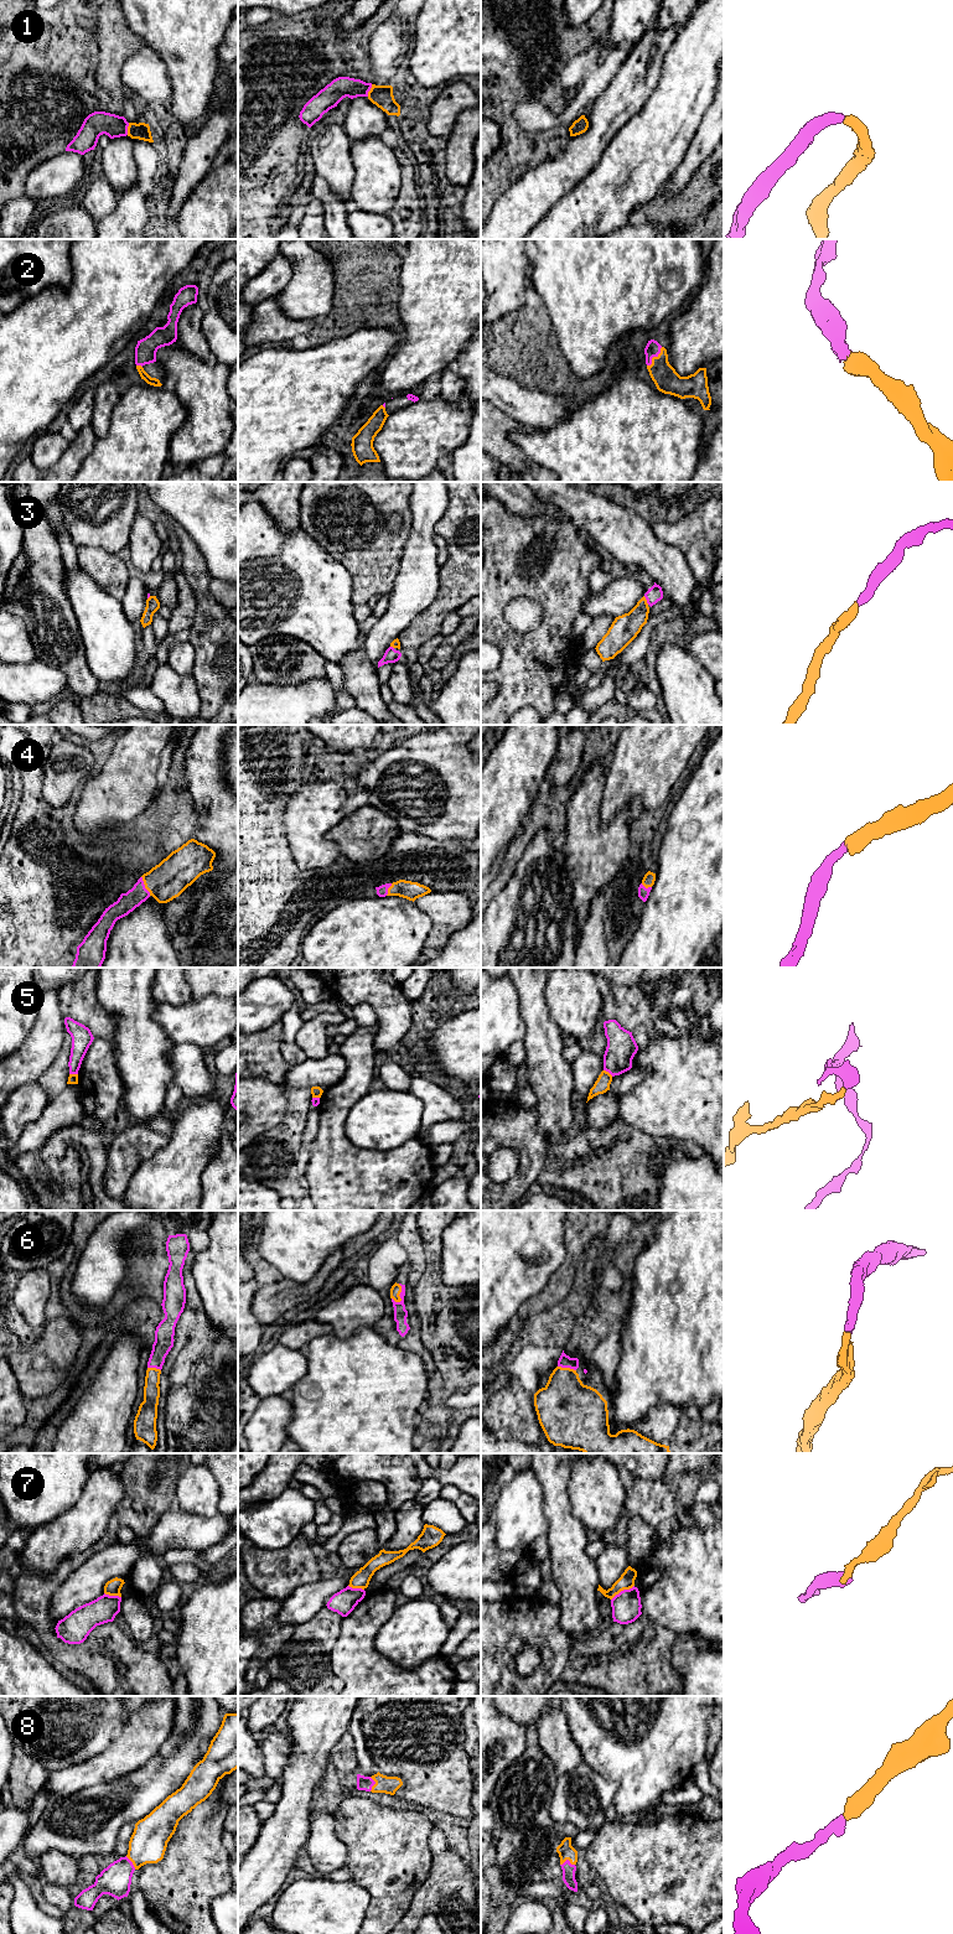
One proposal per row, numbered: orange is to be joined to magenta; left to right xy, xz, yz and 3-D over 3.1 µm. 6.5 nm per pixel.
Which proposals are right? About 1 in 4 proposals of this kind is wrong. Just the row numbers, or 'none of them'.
1, 2, 3, 4, 6, 8

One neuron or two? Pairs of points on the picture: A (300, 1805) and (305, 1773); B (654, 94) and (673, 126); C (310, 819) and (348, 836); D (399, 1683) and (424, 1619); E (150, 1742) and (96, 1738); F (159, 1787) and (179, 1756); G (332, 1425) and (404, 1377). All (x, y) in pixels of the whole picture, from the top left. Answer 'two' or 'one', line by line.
A: one
B: one
C: two
D: two
E: two
F: one
G: one

